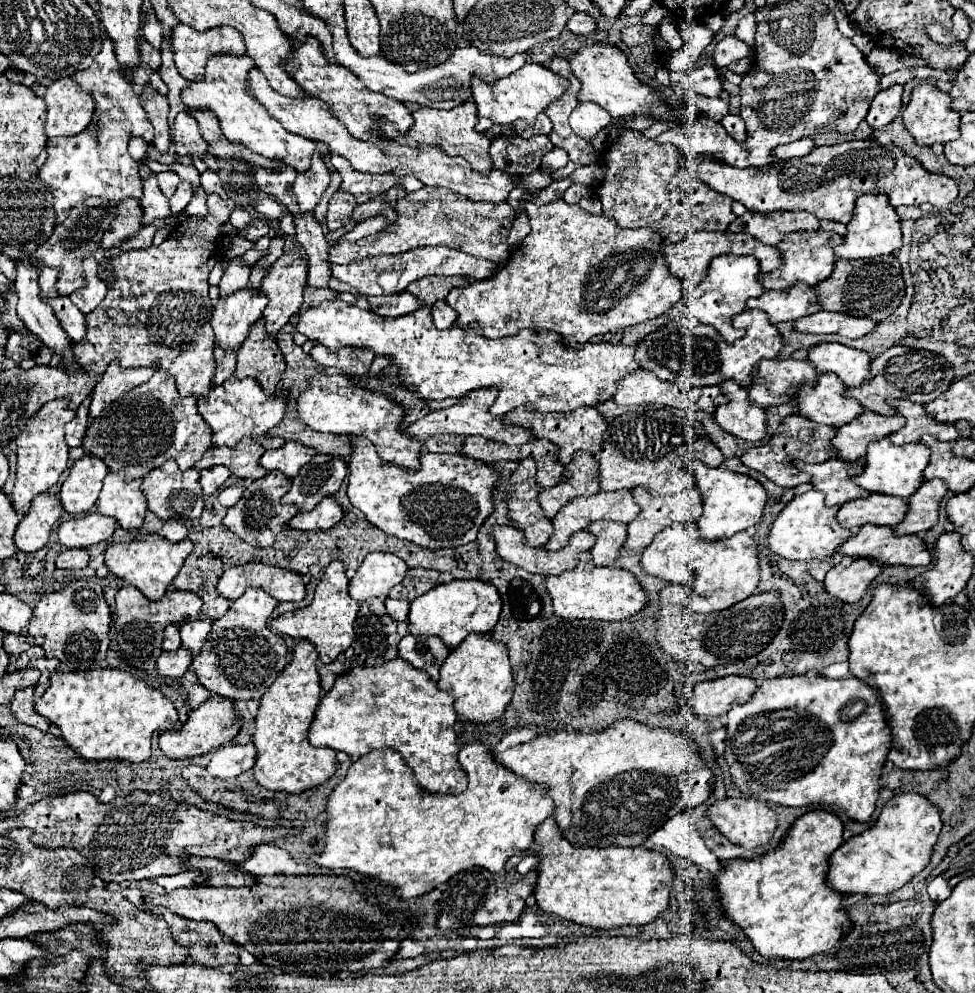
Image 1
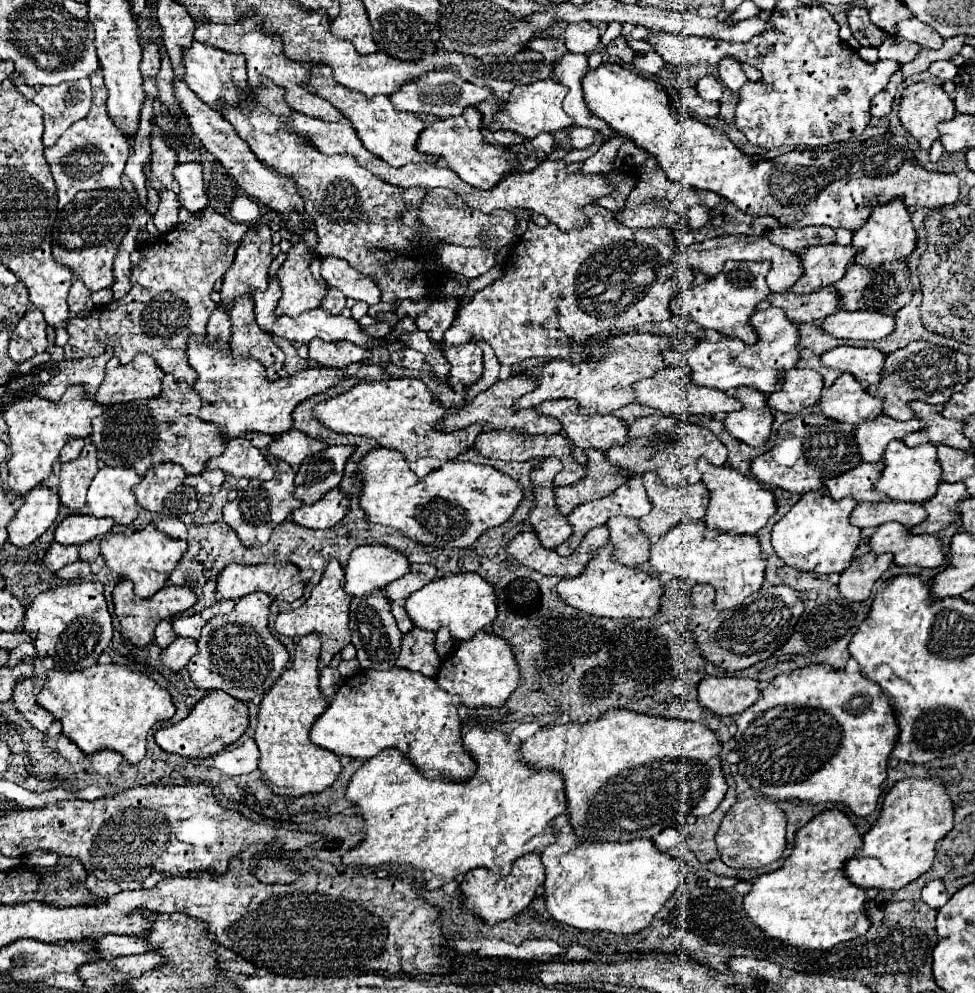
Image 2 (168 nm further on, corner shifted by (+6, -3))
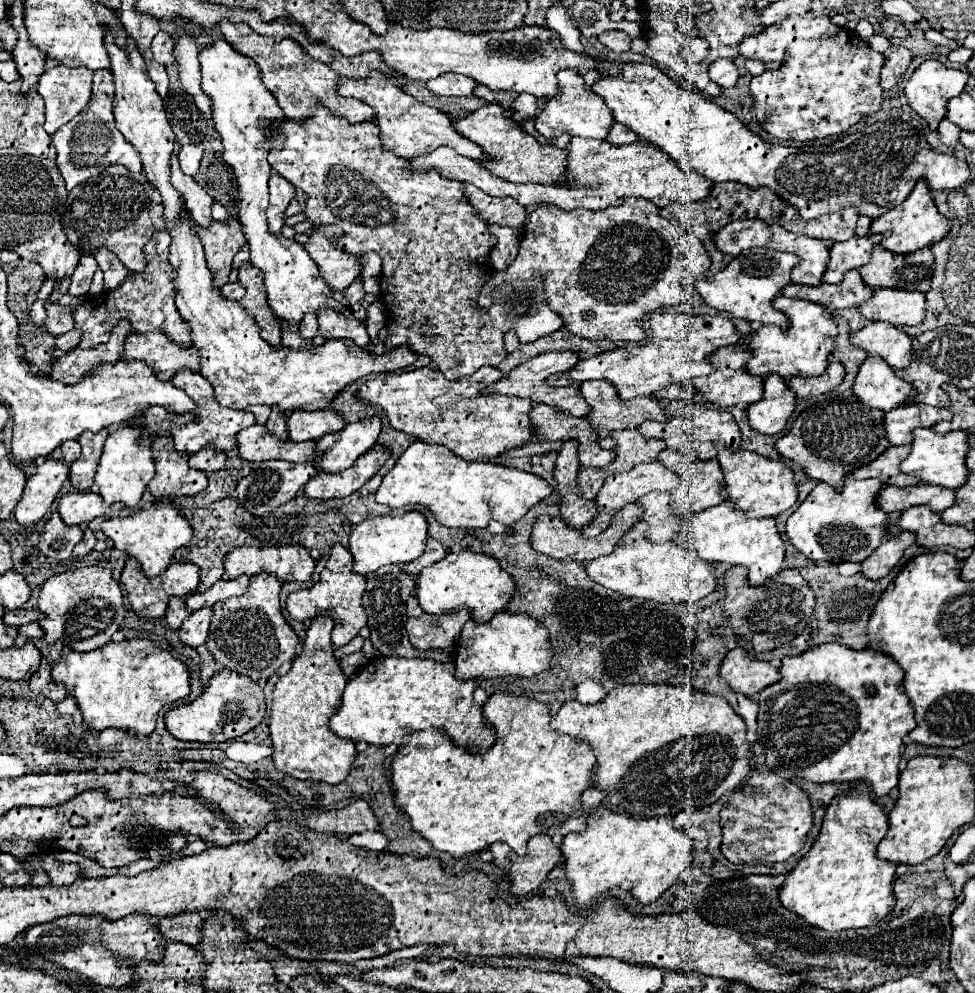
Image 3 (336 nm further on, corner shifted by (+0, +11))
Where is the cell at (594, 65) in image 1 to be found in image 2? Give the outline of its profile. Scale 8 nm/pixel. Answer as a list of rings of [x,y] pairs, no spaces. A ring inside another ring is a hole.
[[[602,64],[598,70],[592,70],[584,76],[582,80],[582,88],[584,88],[584,102],[588,106],[588,110],[592,114],[596,114],[598,118],[602,118],[616,134],[620,136],[626,136],[630,140],[634,140],[634,144],[638,148],[644,148],[650,156],[656,156],[658,158],[658,166],[664,170],[664,174],[672,180],[672,182],[680,182],[684,186],[694,186],[694,188],[700,188],[700,190],[712,190],[720,196],[724,196],[726,200],[730,200],[734,206],[738,206],[742,212],[746,214],[770,214],[770,216],[776,216],[784,226],[792,226],[792,228],[804,228],[804,226],[830,226],[830,228],[846,228],[850,232],[858,230],[860,226],[864,226],[864,222],[868,220],[868,212],[864,212],[864,208],[872,208],[872,206],[878,206],[878,204],[884,204],[884,202],[890,202],[894,198],[902,198],[906,196],[906,204],[912,208],[912,206],[922,206],[922,208],[942,208],[946,204],[954,204],[958,200],[958,176],[956,174],[940,174],[940,172],[928,172],[924,170],[916,158],[914,158],[914,152],[908,148],[908,138],[906,136],[896,136],[896,134],[890,134],[890,136],[870,136],[868,140],[862,140],[862,142],[848,142],[844,146],[838,146],[834,150],[804,150],[804,152],[798,152],[798,150],[792,150],[792,152],[786,152],[782,156],[776,156],[772,160],[764,160],[764,162],[752,162],[742,150],[738,150],[724,132],[720,132],[718,128],[710,128],[708,124],[696,120],[694,116],[690,114],[682,114],[679,118],[674,118],[673,109],[670,105],[670,100],[666,92],[662,88],[658,90],[658,84],[654,80],[648,80],[648,78],[642,78],[618,64]]]

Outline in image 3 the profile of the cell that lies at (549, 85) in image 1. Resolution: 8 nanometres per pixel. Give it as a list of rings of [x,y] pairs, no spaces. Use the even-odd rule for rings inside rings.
[[[560,70],[556,78],[558,78],[558,94],[542,104],[542,110],[536,116],[536,130],[546,138],[554,138],[560,136],[562,132],[568,132],[570,136],[604,140],[610,126],[614,124],[612,112],[608,110],[604,100],[594,92],[584,90],[584,80],[576,70]]]

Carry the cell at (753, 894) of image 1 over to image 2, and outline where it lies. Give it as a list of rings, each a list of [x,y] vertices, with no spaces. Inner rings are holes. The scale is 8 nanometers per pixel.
[[[826,810],[814,816],[804,828],[796,834],[796,848],[790,858],[786,858],[784,866],[762,874],[752,882],[752,892],[744,896],[744,910],[754,920],[754,924],[768,936],[782,940],[788,946],[804,948],[804,950],[828,950],[838,942],[854,940],[868,932],[870,918],[866,914],[866,890],[852,884],[844,874],[846,858],[854,856],[862,846],[862,836],[852,824],[852,820],[840,810]]]

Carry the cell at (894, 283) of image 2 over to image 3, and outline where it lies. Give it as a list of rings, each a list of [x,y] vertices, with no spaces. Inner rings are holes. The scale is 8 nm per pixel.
[[[876,246],[872,258],[860,270],[862,282],[868,288],[896,288],[928,292],[932,278],[934,256],[930,248],[920,248],[910,254],[892,254]]]

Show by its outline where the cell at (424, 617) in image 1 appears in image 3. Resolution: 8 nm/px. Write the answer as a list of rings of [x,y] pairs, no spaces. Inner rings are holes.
[[[460,550],[450,552],[440,562],[424,568],[416,578],[416,598],[426,614],[446,614],[466,608],[474,622],[488,622],[496,612],[500,612],[514,592],[514,580],[500,568],[496,558]]]

